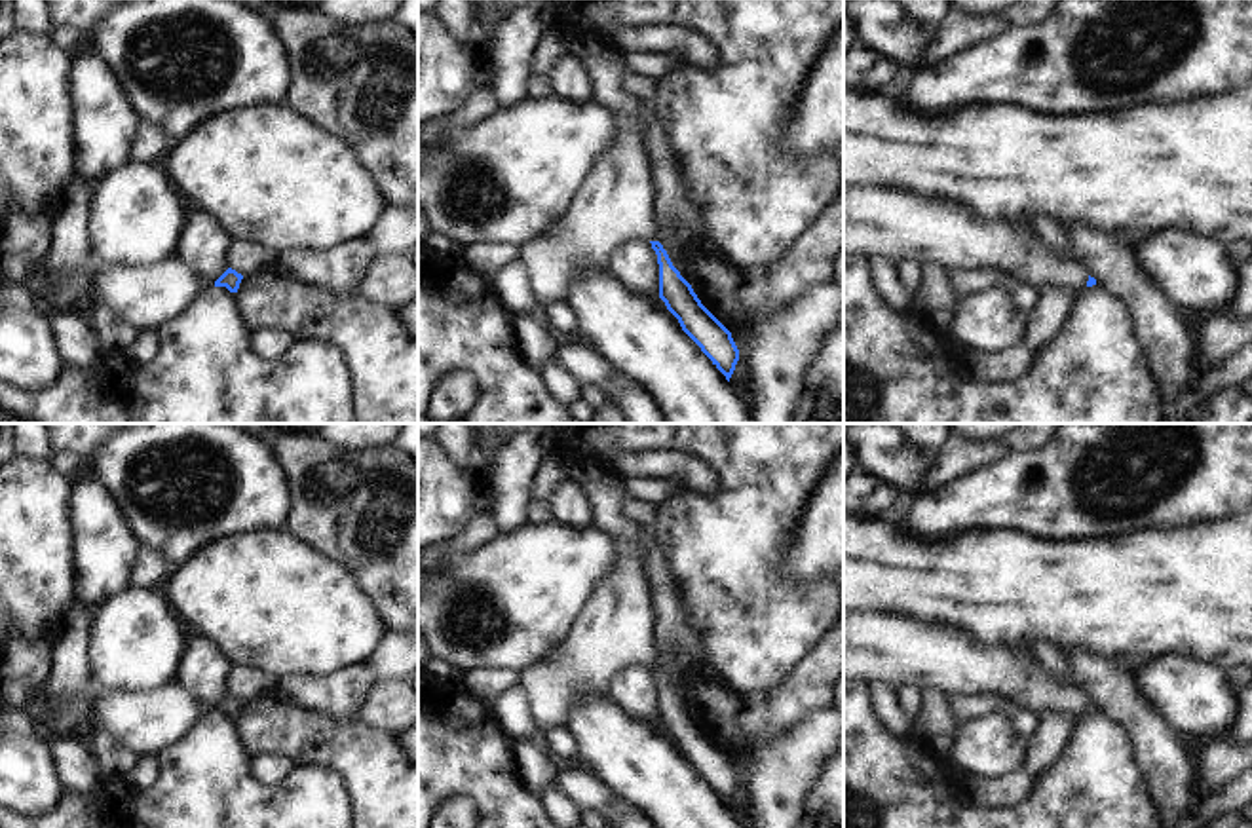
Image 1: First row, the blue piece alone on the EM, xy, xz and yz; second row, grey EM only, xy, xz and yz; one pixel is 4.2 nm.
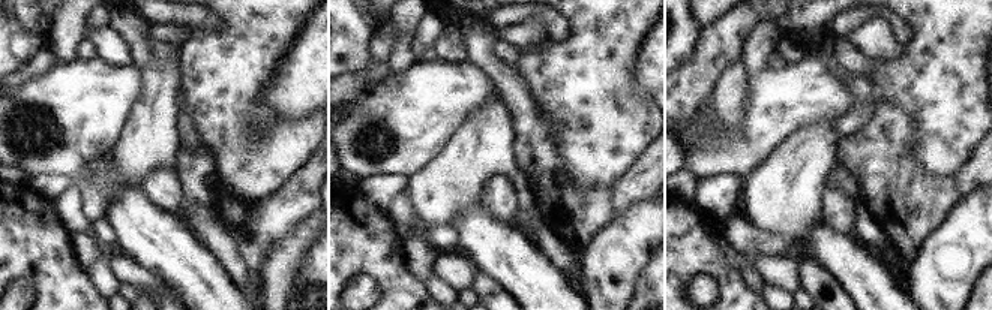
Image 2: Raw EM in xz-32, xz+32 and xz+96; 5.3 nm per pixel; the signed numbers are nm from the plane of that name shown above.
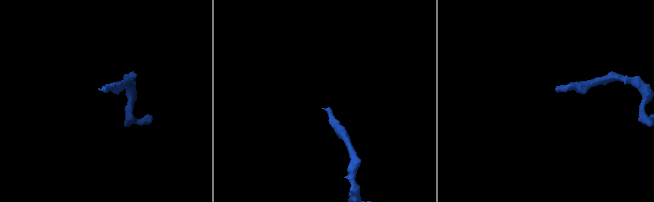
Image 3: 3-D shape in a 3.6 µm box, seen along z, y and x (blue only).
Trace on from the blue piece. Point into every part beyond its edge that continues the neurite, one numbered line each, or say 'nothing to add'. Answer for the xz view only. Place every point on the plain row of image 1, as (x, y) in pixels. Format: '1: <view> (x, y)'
1: xz (620, 627).

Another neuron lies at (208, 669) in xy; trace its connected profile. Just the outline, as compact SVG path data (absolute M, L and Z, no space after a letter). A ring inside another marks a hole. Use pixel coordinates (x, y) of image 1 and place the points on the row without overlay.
M194 630L188 634L188 655L180 667L180 680L203 697L209 712L230 693L234 661L222 648Z

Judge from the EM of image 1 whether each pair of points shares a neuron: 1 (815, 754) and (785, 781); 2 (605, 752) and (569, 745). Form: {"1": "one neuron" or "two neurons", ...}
{"1": "one neuron", "2": "two neurons"}

